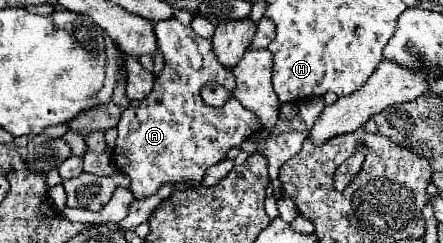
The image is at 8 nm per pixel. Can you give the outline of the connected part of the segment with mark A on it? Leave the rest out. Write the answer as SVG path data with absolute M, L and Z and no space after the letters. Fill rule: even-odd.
M175 18L157 22L155 36L165 58L165 68L155 78L153 90L143 100L133 100L121 114L117 124L119 136L113 150L117 168L131 178L131 190L135 198L147 198L155 194L163 182L201 182L205 170L223 160L229 148L239 146L243 140L261 130L255 114L241 106L241 102L233 96L221 108L213 108L203 102L201 88L207 82L217 82L229 92L235 88L231 70L217 64L209 40L197 36L189 26L183 26ZM189 112L199 112L199 120L191 118ZM197 166L199 178L177 178L189 176ZM133 172L139 178L133 178Z

